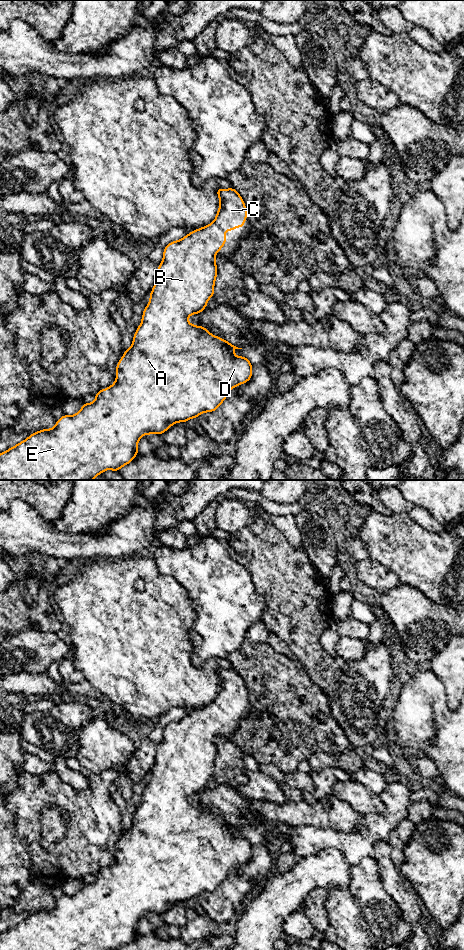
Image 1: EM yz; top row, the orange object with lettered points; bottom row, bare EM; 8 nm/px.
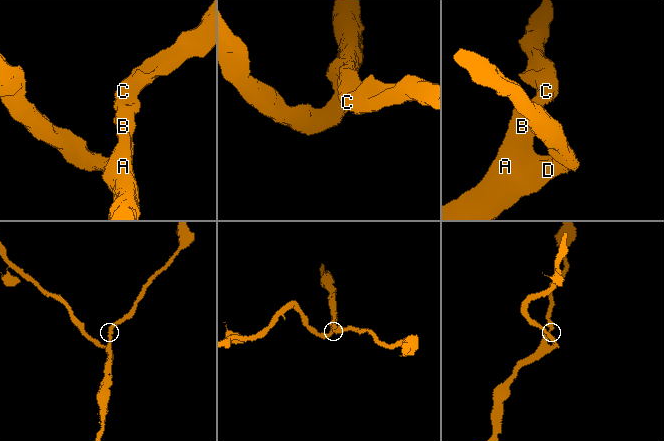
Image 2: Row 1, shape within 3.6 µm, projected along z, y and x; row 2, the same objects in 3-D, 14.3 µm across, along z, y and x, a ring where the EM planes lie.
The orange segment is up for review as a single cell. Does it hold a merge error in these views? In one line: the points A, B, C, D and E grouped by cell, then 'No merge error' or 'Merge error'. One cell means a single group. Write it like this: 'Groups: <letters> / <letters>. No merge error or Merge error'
Groups: A B C D E. No merge error

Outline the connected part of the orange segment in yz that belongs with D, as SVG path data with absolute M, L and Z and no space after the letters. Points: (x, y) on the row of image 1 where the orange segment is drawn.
M233 187L219 188L216 192L220 205L215 220L165 247L141 324L135 331L131 347L116 366L115 382L96 393L94 402L83 403L75 415L63 415L52 429L35 432L1 453L0 480L93 480L108 469L118 471L139 454L137 444L142 436L161 435L175 423L185 423L201 413L214 412L234 387L251 379L253 366L248 358L233 354L235 349L242 348L212 335L204 326L188 322L188 317L200 314L214 296L217 277L215 254L227 243L225 232L241 228L248 217L245 203Z

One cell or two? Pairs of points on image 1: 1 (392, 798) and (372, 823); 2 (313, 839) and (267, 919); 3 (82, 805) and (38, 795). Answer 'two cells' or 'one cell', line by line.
1: one cell
2: two cells
3: one cell

